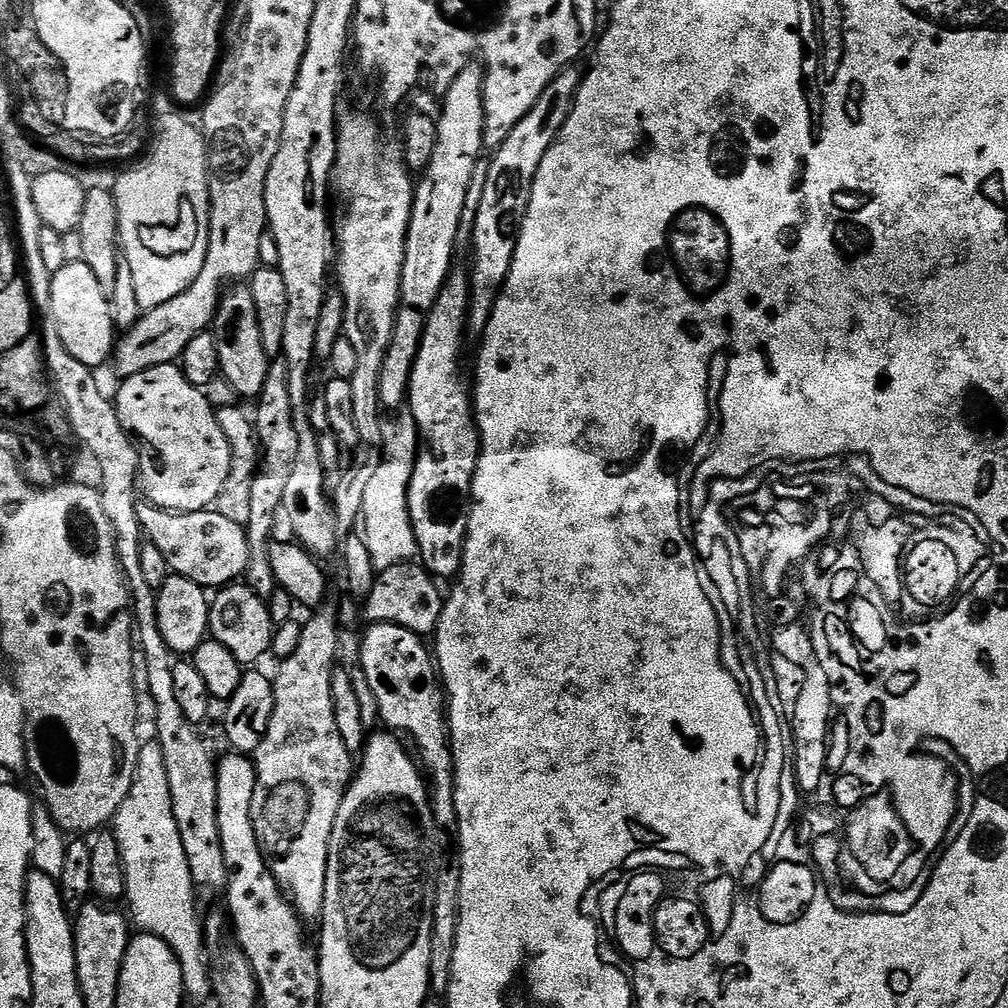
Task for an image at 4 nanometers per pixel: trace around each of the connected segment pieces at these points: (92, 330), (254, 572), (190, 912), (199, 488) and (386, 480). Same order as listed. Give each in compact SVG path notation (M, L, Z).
M83 260L73 264L64 264L62 270L51 273L52 285L49 290L49 304L46 307L50 313L50 319L57 326L58 336L66 350L90 369L99 369L99 364L109 363L110 357L114 352L114 341L118 336L118 329L112 323L112 305L110 303L109 293L98 286L98 278L94 278L90 266L86 266Z
M283 358L277 359L269 367L266 382L255 404L254 423L259 438L260 459L251 486L250 520L246 527L250 558L244 573L244 582L259 597L269 600L278 589L273 564L270 562L269 550L273 539L271 536L276 526L276 518L280 516L285 489L295 471L298 457L298 435L290 406L288 364Z
M157 742L145 743L141 747L130 794L126 794L122 806L116 811L115 824L114 835L118 850L122 850L126 874L124 890L131 923L135 927L137 924L140 932L160 936L162 942L174 950L174 958L178 958L178 966L182 966L184 995L189 1001L204 1000L207 996L209 999L213 995L210 952L207 952L202 916L200 920L200 912L196 909L198 887L192 880L182 837L175 822L166 763L162 746Z
M176 364L154 366L119 382L120 389L114 395L118 421L137 445L145 444L148 447L139 449L139 479L142 481L143 495L157 508L170 512L203 512L211 509L230 476L232 460L230 442L219 425L214 405L204 397L201 389L185 378L184 369Z
M404 410L396 415L396 418L382 422L384 446L381 448L379 468L363 494L361 517L365 530L362 530L362 534L378 572L394 565L409 563L419 555L410 522L408 502L409 482L412 481L416 469L416 456L420 451L419 432L412 412Z

